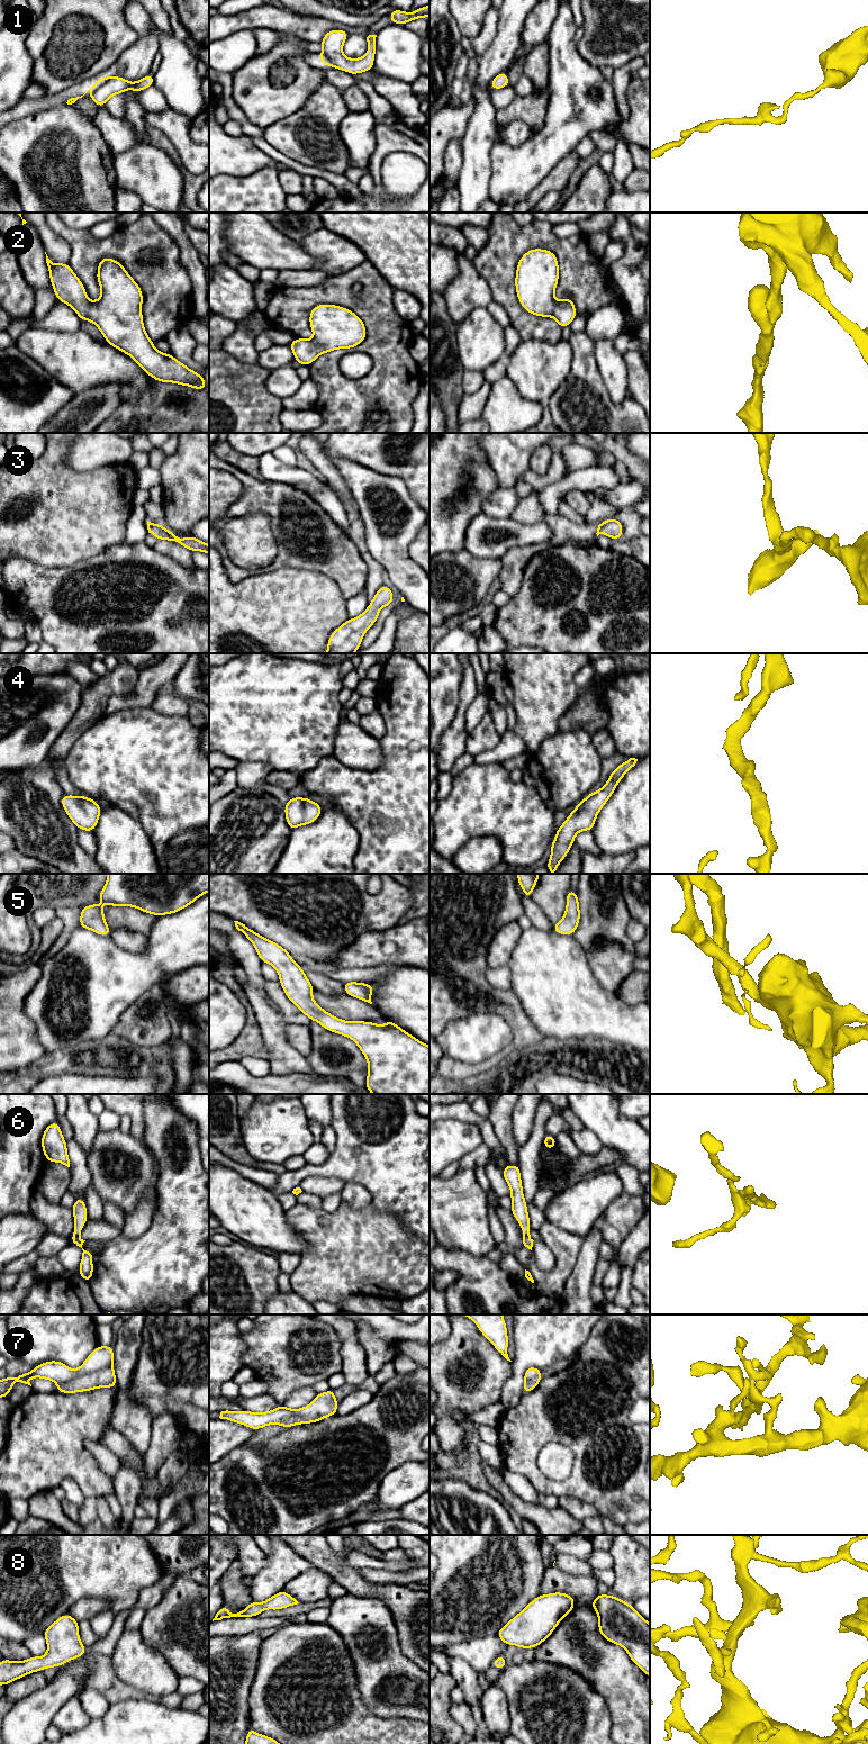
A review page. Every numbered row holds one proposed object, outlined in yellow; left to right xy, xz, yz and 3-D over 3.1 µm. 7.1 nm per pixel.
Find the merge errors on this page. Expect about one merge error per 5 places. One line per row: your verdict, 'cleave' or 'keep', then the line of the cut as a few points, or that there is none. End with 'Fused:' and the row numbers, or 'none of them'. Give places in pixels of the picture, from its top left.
1: keep; cut none
2: keep; cut none
3: keep; cut none
4: keep; cut none
5: keep; cut none
6: keep; cut none
7: keep; cut none
8: keep; cut none
Fused: none of them

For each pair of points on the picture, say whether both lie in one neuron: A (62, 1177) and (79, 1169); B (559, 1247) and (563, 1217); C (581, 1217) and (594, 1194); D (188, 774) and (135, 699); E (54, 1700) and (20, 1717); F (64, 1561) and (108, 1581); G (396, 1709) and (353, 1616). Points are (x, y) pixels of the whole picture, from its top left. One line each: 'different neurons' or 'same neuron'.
A: different neurons
B: different neurons
C: same neuron
D: different neurons
E: same neuron
F: same neuron
G: same neuron

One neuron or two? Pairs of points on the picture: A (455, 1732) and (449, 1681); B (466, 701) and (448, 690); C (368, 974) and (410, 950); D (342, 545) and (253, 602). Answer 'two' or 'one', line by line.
A: one
B: two
C: two
D: two

